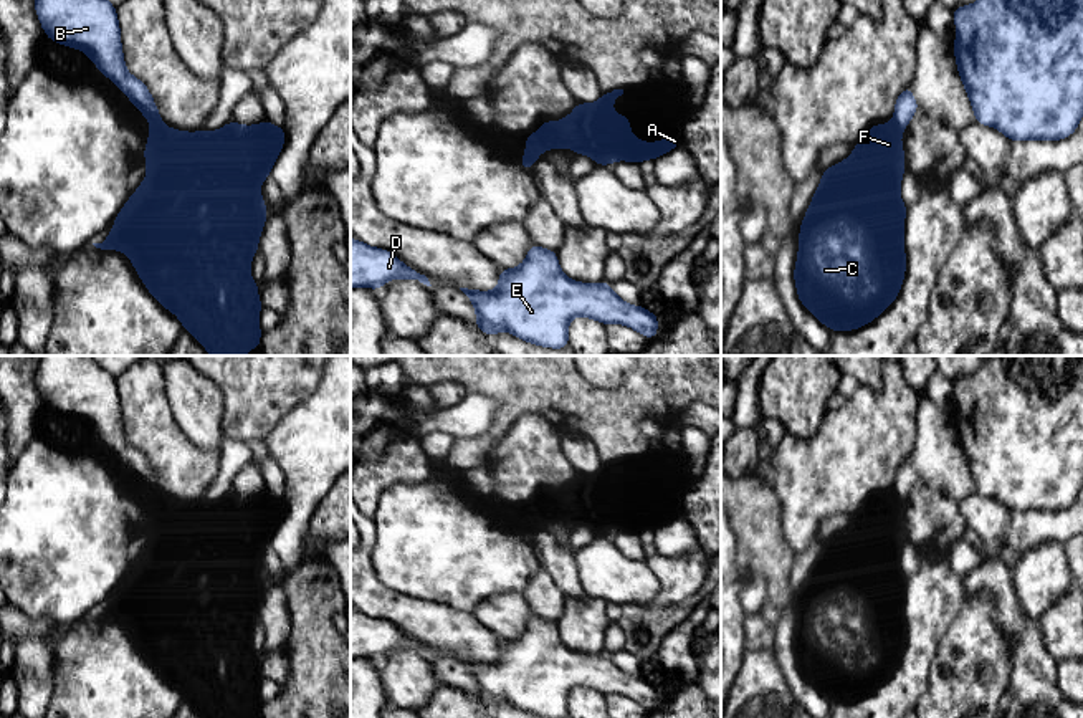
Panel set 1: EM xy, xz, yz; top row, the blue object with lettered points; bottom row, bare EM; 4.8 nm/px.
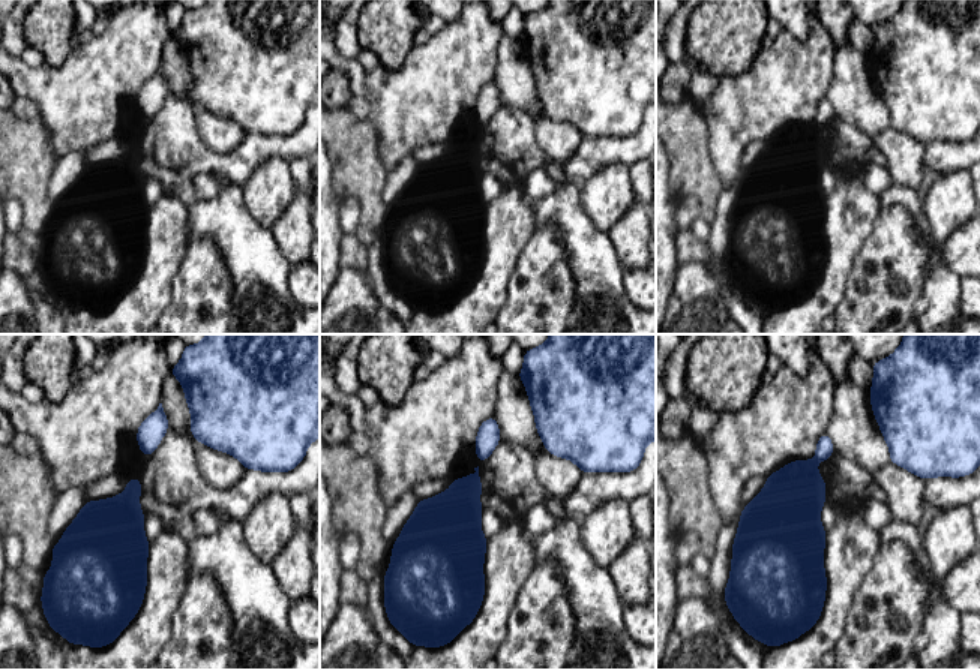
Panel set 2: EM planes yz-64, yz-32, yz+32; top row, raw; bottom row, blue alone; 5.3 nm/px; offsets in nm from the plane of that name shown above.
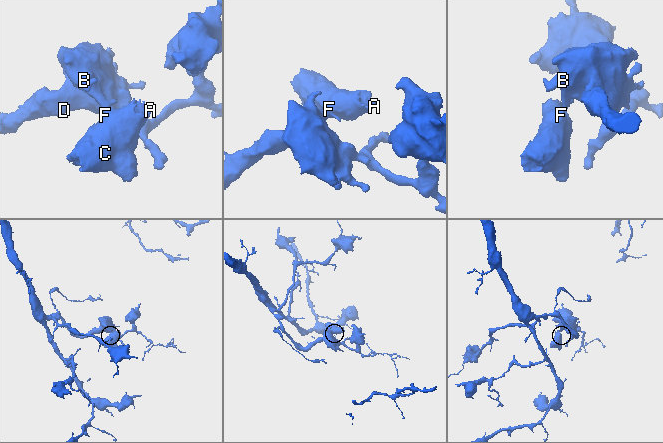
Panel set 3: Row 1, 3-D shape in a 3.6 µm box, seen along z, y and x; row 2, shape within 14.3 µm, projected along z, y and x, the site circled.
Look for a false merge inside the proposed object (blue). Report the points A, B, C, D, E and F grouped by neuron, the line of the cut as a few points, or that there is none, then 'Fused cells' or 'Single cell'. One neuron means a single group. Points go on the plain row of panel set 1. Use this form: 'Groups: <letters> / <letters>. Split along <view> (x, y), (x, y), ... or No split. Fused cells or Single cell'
Groups: A C F / B D E. Split along yz (892, 493), (900, 502). Fused cells

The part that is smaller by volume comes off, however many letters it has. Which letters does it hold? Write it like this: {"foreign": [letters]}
{"foreign": ["A", "C", "F"]}

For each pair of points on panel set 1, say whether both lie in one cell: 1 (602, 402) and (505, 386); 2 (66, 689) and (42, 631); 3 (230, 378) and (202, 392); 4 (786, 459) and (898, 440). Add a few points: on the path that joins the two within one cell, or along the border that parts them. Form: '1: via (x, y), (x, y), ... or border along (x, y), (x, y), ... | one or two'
1: via (577, 402), (571, 402), (551, 386), (529, 386) | one
2: border along (60, 641), (57, 647), (55, 690), (48, 700) | two
3: border along (199, 373), (222, 396), (222, 424) | two
4: via (814, 459), (849, 459), (870, 440) | one

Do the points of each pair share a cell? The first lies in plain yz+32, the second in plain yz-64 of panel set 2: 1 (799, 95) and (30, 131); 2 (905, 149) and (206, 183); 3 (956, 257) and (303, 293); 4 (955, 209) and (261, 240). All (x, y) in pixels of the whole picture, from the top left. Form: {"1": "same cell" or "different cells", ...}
{"1": "different cells", "2": "different cells", "3": "different cells", "4": "different cells"}

